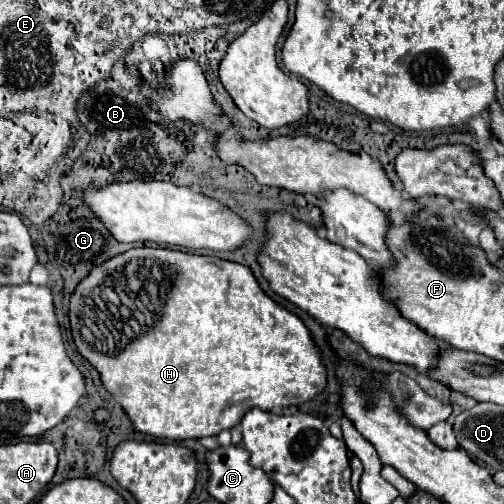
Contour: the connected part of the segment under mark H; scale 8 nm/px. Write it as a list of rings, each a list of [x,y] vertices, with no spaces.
[[[134,248],[124,254],[118,254],[106,260],[102,266],[96,266],[76,286],[70,298],[70,328],[72,328],[74,342],[78,346],[78,352],[90,364],[96,366],[96,370],[102,376],[102,384],[112,392],[116,402],[124,406],[134,428],[162,440],[188,440],[188,438],[216,436],[222,430],[230,430],[238,426],[250,408],[258,406],[268,412],[282,412],[284,408],[310,402],[326,388],[326,366],[322,362],[322,350],[314,342],[304,322],[296,314],[288,312],[284,306],[274,302],[260,288],[256,276],[252,274],[248,266],[214,258],[214,256],[198,256],[198,254],[188,254],[180,250],[168,250],[168,248]]]

